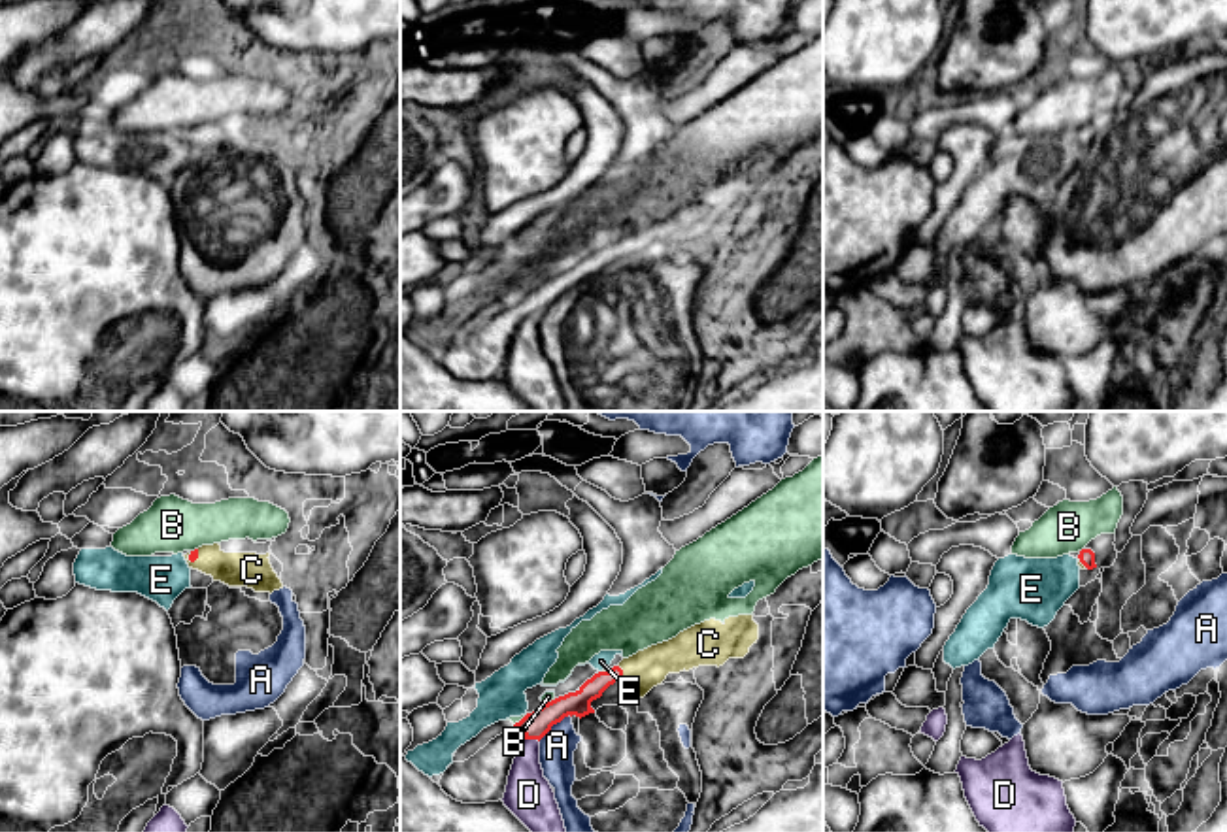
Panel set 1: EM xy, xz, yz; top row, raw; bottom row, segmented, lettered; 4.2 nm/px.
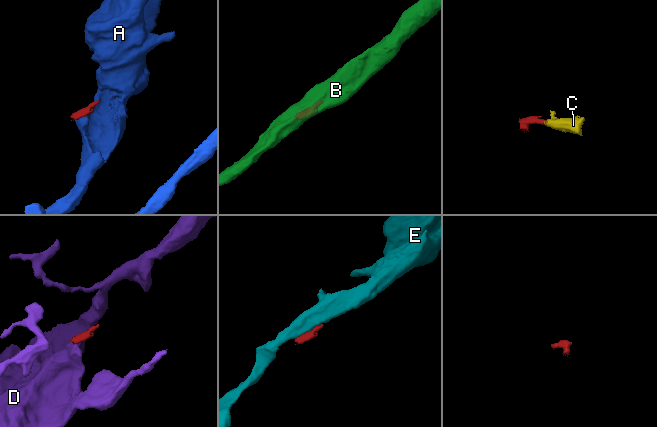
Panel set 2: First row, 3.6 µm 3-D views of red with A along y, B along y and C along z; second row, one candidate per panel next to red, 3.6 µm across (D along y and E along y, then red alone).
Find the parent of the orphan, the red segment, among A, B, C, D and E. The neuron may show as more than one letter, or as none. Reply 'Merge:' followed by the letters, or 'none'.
Merge: C

